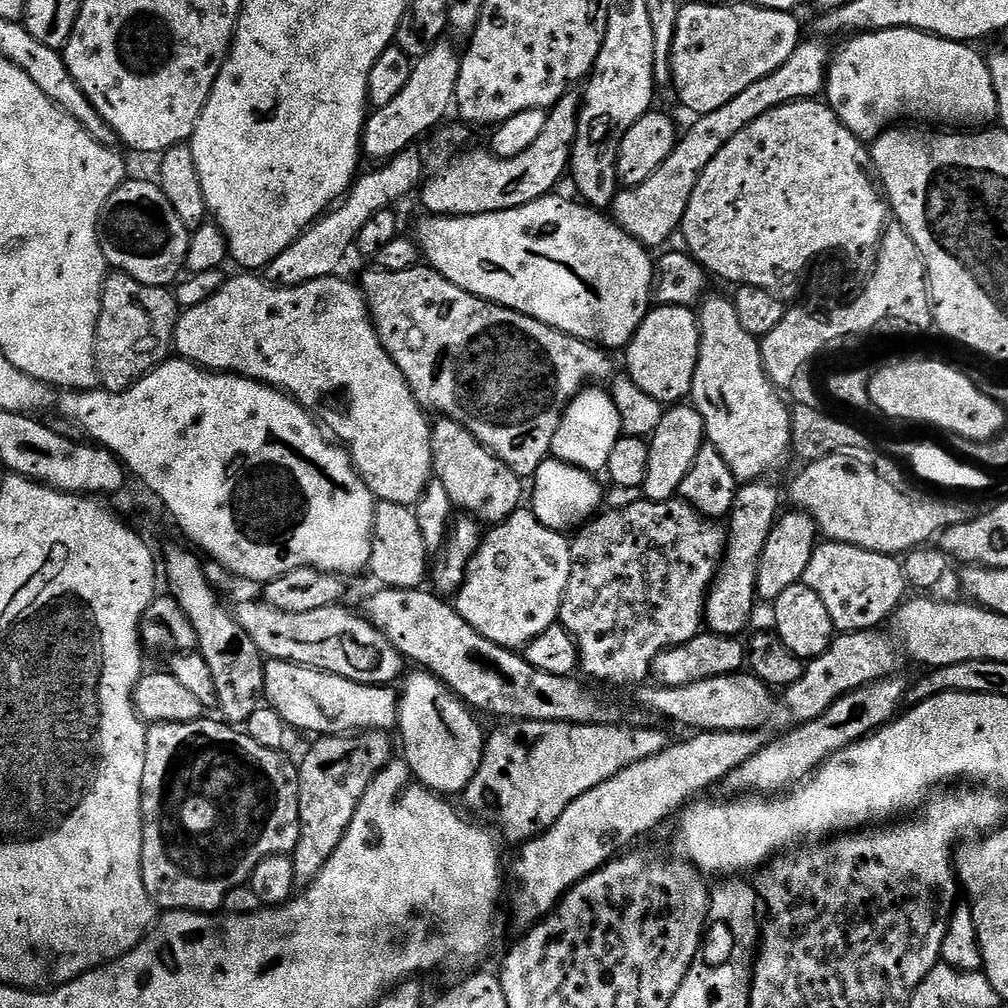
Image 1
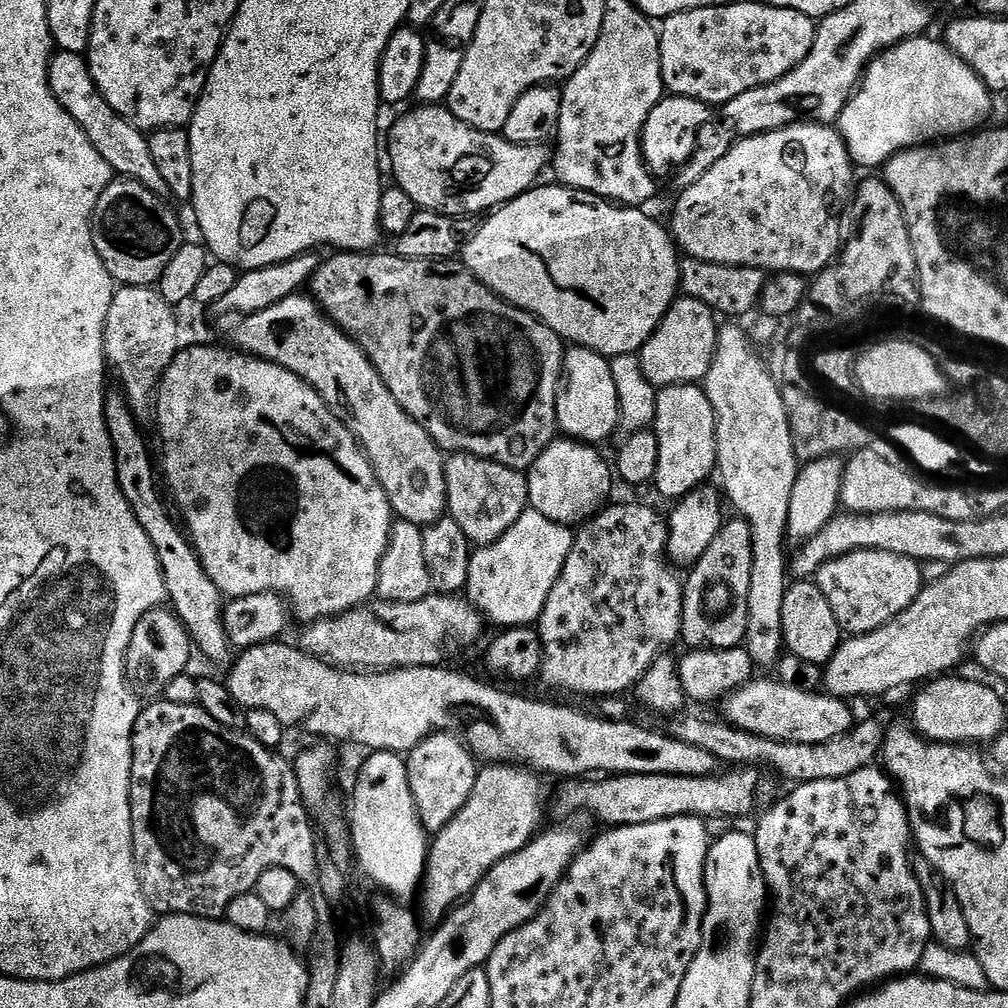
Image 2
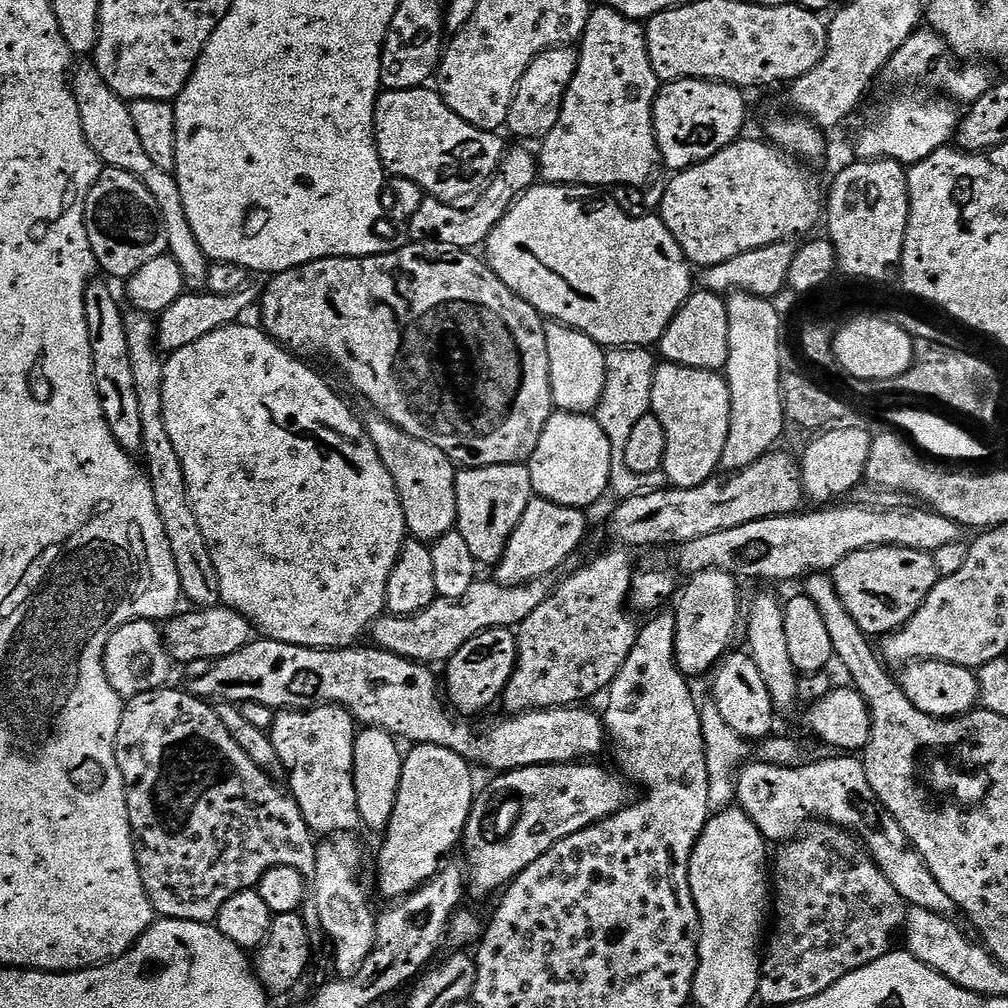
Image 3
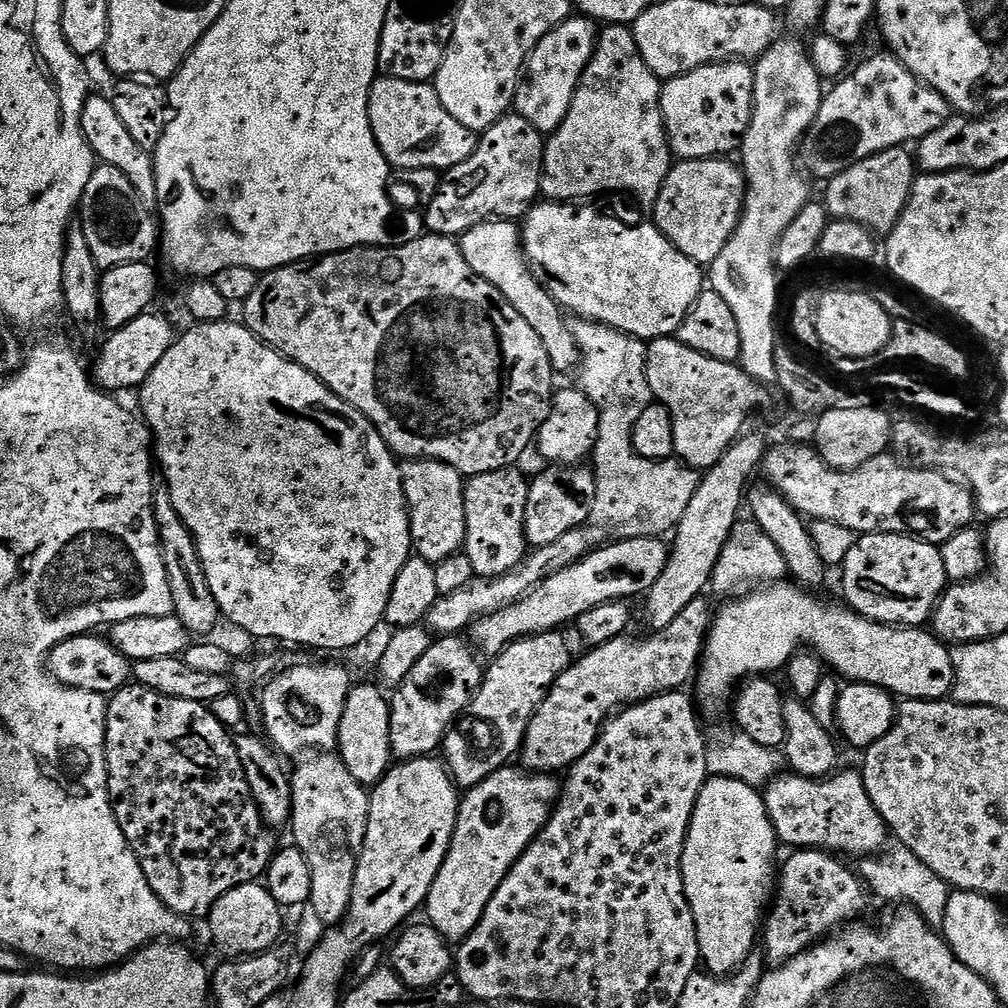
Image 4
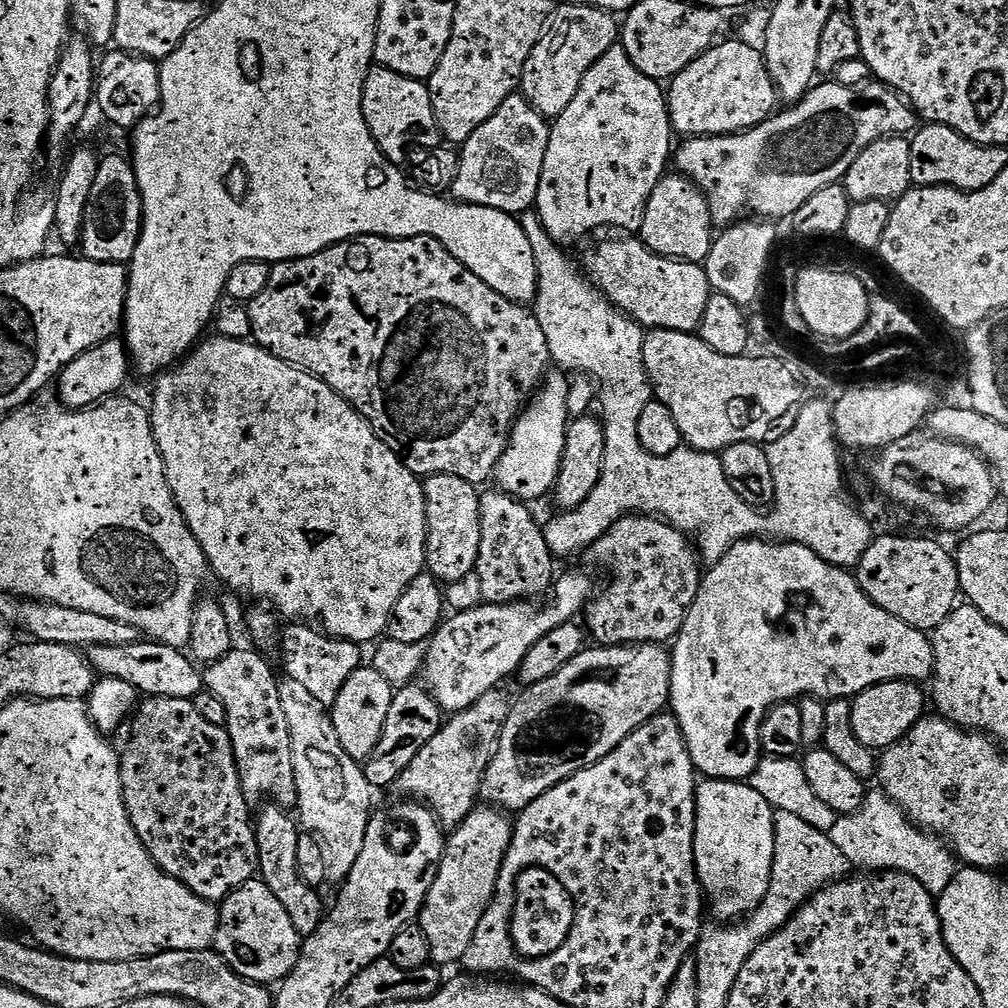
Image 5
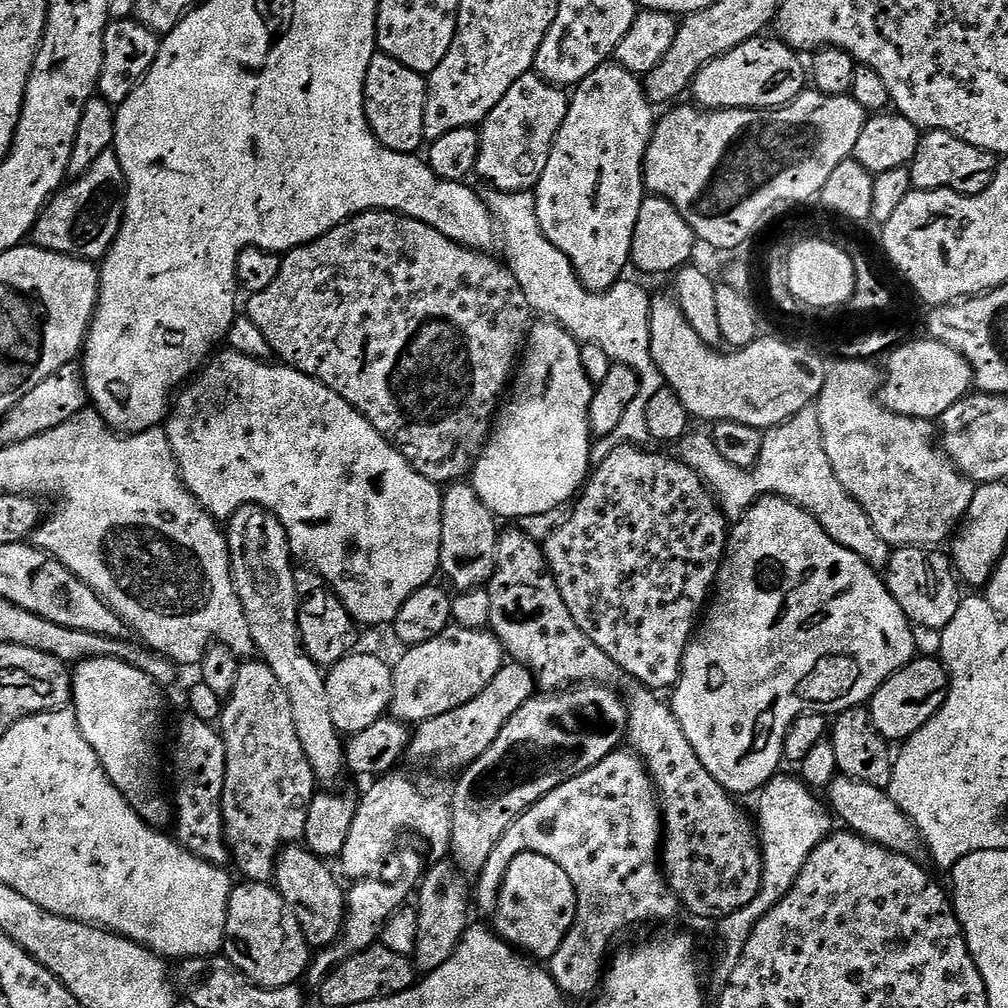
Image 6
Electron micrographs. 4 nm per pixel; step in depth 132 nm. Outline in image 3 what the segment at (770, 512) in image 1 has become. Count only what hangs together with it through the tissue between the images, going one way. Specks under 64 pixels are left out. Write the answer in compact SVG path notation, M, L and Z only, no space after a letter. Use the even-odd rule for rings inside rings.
M721 568L697 572L688 585L683 585L674 604L676 614L676 664L683 676L707 677L724 659L736 632L736 623L742 620L740 588L737 577Z

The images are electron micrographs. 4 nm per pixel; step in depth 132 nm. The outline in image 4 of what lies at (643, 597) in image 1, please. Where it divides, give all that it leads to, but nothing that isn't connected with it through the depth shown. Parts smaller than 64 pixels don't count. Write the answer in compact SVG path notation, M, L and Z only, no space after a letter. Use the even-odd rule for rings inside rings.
M563 631L539 632L537 636L525 636L509 644L499 656L487 665L484 681L472 699L470 716L476 721L472 725L461 723L460 732L464 736L450 734L442 745L442 759L455 780L457 789L467 790L478 786L490 774L494 774L509 763L508 760L519 753L528 723L546 698L561 674L574 663L572 648ZM484 724L488 727L488 752L472 752L476 744L468 735L480 736Z

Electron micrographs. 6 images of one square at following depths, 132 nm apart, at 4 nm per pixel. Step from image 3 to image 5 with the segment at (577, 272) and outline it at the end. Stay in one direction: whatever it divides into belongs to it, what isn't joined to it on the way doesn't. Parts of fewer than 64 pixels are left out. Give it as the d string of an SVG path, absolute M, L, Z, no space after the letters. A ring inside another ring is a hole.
M620 238L624 240L604 240L592 253L588 256L588 268L586 264L586 272L589 277L598 285L601 292L616 305L621 308L626 315L640 323L640 327L645 330L654 328L665 328L666 330L674 330L675 332L691 332L695 333L699 329L702 322L702 314L706 314L706 302L712 297L712 285L708 282L708 276L705 274L703 267L698 264L688 264L684 260L668 260L664 256L654 254L648 249L644 241L639 238Z

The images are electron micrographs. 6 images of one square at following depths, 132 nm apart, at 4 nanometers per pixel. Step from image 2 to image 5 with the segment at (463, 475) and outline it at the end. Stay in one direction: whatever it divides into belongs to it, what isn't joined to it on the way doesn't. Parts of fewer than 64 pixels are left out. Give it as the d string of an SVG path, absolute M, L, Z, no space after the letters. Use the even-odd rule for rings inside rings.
M486 490L480 492L480 513L482 514L482 546L478 548L478 562L476 563L476 573L479 580L482 582L482 601L486 604L515 604L517 602L527 601L529 598L536 598L539 592L544 592L553 587L554 575L552 576L552 563L554 563L554 557L550 546L546 546L546 538L544 537L544 529L541 521L536 521L536 516L531 512L529 505L518 499L516 496L512 496L509 492L501 492L499 490L493 490L493 492L486 492Z

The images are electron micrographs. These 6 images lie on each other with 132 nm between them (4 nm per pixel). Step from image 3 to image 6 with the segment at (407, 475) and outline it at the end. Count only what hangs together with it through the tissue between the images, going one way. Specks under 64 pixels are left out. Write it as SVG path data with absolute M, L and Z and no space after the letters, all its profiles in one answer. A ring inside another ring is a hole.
M453 482L442 492L442 550L440 551L440 572L450 583L453 589L461 592L469 592L472 588L483 588L496 569L496 551L500 541L501 529L496 528L497 517L478 498L478 494L472 489L471 483Z

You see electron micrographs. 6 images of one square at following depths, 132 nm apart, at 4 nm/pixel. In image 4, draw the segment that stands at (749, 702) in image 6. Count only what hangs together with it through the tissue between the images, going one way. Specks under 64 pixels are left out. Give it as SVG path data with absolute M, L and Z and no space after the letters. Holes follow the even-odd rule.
M777 582L749 594L741 595L736 600L715 613L712 628L704 644L704 655L700 657L698 675L694 680L695 695L703 715L720 716L724 707L731 705L734 693L741 682L753 678L764 678L787 669L789 660L801 651L811 650L832 668L837 677L858 684L873 684L892 693L893 697L904 700L943 700L951 697L954 678L952 653L949 645L923 627L893 627L891 624L877 624L847 606L839 608L836 604L822 602L819 595L809 589L801 588L795 582Z

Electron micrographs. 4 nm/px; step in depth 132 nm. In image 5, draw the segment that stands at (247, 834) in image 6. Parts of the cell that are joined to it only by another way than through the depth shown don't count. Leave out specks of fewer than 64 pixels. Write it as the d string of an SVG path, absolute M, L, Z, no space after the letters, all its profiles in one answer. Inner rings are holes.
M233 648L222 659L205 667L204 685L207 691L213 691L222 702L226 702L228 737L236 755L236 765L240 771L240 781L244 797L250 802L271 798L281 806L292 806L296 803L296 779L294 762L290 746L290 726L286 722L286 710L280 692L280 680L277 679L269 662L254 648Z

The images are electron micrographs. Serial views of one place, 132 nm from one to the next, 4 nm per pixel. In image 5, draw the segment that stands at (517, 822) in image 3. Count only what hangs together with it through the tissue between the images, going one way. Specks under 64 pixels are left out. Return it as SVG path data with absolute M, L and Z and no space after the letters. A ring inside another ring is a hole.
M477 806L447 837L440 869L418 917L426 942L430 942L431 963L437 966L459 965L474 942L474 930L478 930L478 922L492 901L506 850L512 845L514 824L508 816L496 806Z

